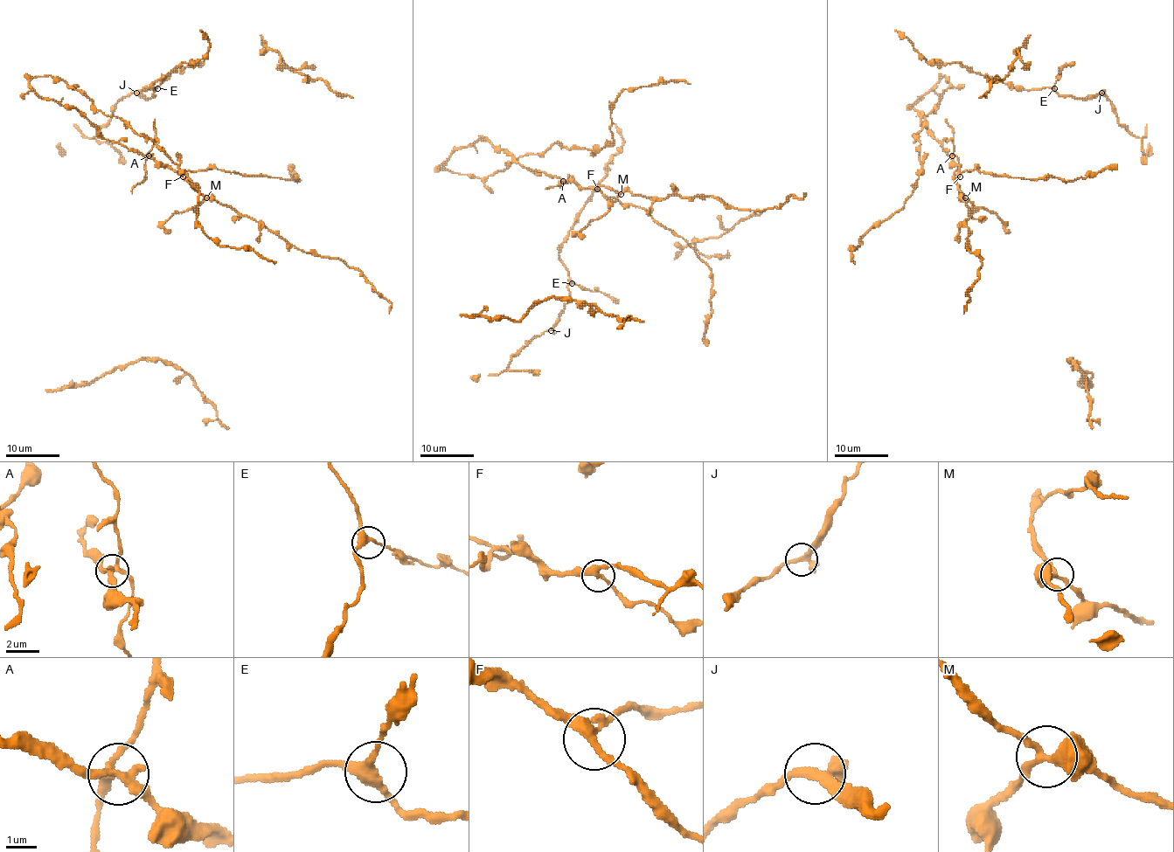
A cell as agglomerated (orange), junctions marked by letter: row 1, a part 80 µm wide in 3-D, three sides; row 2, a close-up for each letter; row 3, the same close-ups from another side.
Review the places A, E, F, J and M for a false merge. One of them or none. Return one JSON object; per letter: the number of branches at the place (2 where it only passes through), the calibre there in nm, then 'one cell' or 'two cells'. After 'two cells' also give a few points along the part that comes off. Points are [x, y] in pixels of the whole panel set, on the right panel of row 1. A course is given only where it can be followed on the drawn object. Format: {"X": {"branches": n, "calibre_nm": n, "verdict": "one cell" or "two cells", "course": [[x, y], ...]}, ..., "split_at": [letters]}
{"A": {"branches": 4, "calibre_nm": 280, "verdict": "two cells", "course": [[952, 155], [959, 162], [955, 177], [960, 190], [959, 193]]}, "E": {"branches": 3, "calibre_nm": 280, "verdict": "one cell"}, "F": {"branches": 3, "calibre_nm": 320, "verdict": "one cell"}, "J": {"branches": 4, "calibre_nm": 240, "verdict": "one cell"}, "M": {"branches": 3, "calibre_nm": 260, "verdict": "one cell"}, "split_at": ["A"]}

